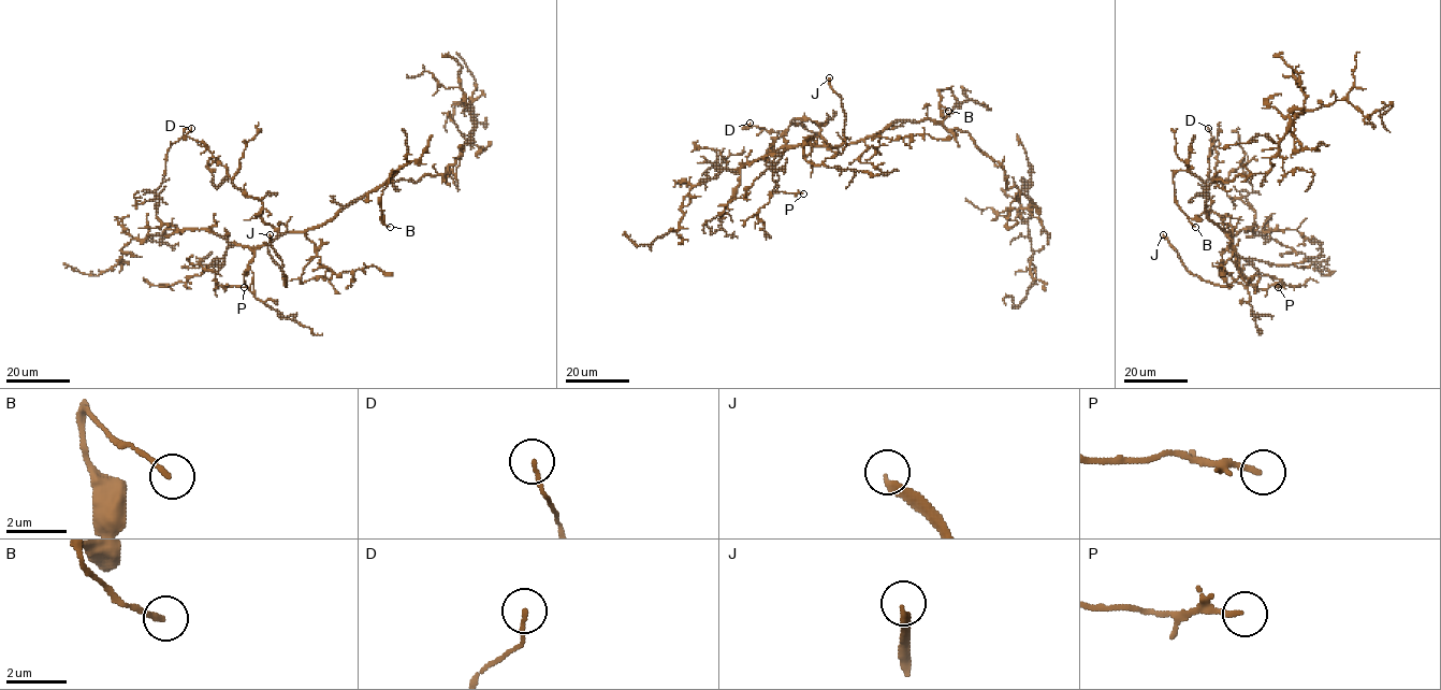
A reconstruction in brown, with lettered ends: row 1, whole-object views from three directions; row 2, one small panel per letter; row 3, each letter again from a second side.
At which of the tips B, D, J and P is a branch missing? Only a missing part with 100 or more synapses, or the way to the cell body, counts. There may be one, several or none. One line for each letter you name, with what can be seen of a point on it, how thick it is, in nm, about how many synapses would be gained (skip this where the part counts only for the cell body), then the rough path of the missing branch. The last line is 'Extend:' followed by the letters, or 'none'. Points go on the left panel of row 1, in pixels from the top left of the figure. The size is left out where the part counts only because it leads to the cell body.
J: Place: (270, 234). Thickness 240 nm
Extend: J

